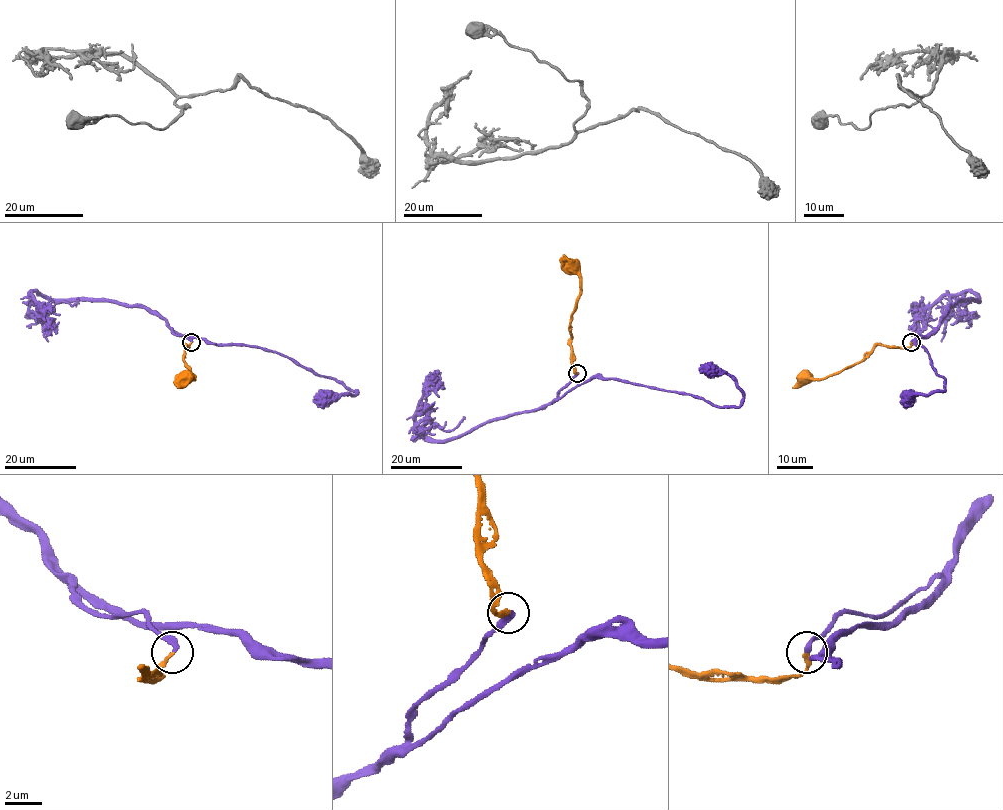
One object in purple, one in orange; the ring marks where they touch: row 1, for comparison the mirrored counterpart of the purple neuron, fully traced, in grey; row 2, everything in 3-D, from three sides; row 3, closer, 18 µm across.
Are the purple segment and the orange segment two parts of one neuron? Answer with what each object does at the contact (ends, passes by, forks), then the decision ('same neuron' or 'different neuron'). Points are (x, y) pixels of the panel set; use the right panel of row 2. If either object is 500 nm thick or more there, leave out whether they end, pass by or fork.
purple ends; orange ends; same neuron

